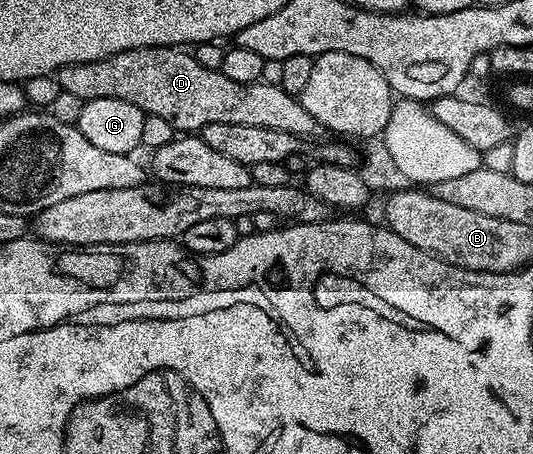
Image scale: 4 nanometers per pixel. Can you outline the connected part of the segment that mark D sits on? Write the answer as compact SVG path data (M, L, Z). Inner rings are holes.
M169 45L120 51L92 63L72 63L60 67L56 76L64 93L76 95L84 103L92 99L124 99L124 103L140 107L146 115L160 115L160 119L168 119L175 131L201 131L208 123L228 123L240 127L268 127L268 131L288 131L299 139L323 136L324 133L322 125L304 111L301 100L295 94L284 91L281 85L269 85L261 80L232 83L221 69L205 70L189 52Z

